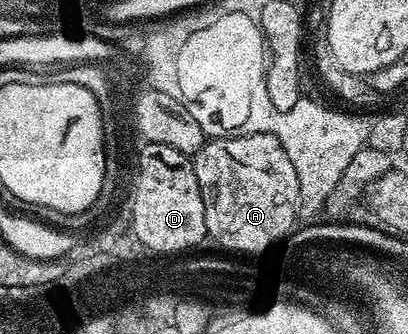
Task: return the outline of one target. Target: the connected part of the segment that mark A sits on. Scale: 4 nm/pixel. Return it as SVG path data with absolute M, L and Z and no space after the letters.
M247 134L246 136L225 136L205 141L204 147L192 158L194 176L198 176L198 188L202 192L206 225L211 226L213 235L222 244L222 251L229 246L245 250L259 250L265 247L271 251L279 238L287 239L297 225L300 205L298 172L290 164L290 156L282 144L269 134Z

